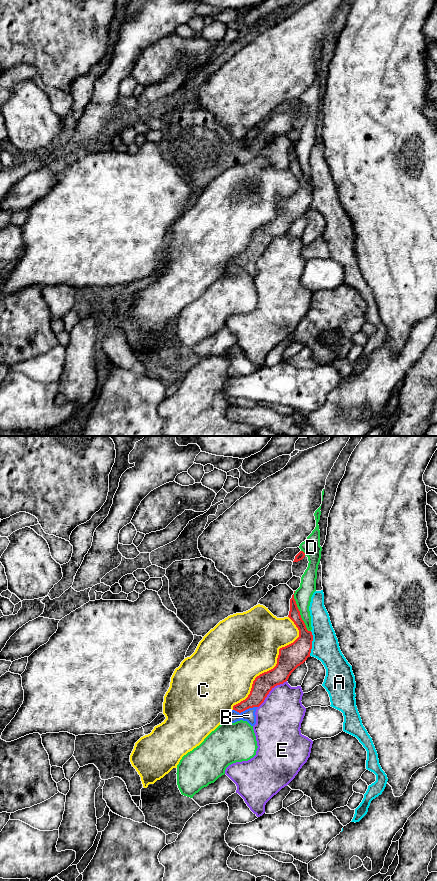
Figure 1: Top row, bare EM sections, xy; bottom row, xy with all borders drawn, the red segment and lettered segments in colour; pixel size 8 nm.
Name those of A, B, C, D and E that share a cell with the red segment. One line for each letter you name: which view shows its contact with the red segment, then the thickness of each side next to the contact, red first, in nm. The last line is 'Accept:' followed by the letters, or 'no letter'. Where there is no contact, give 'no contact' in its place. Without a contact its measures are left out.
B: contact in xy; calibres 160 and 100 nm
Accept: B

